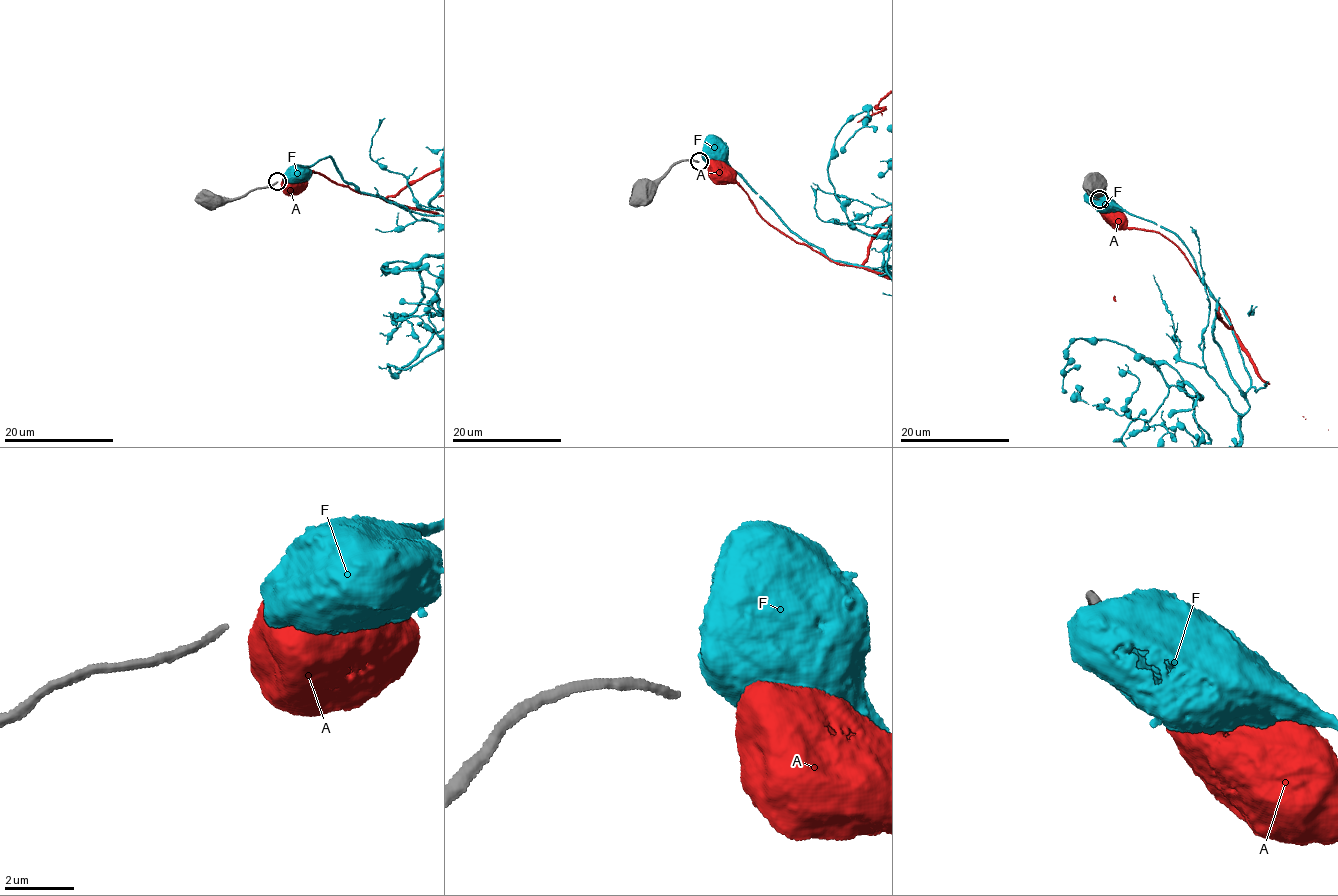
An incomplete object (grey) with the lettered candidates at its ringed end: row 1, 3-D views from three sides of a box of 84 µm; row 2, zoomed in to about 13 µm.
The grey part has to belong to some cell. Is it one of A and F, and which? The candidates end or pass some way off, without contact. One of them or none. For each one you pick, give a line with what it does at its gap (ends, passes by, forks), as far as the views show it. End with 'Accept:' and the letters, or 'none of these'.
Accept: none of these

